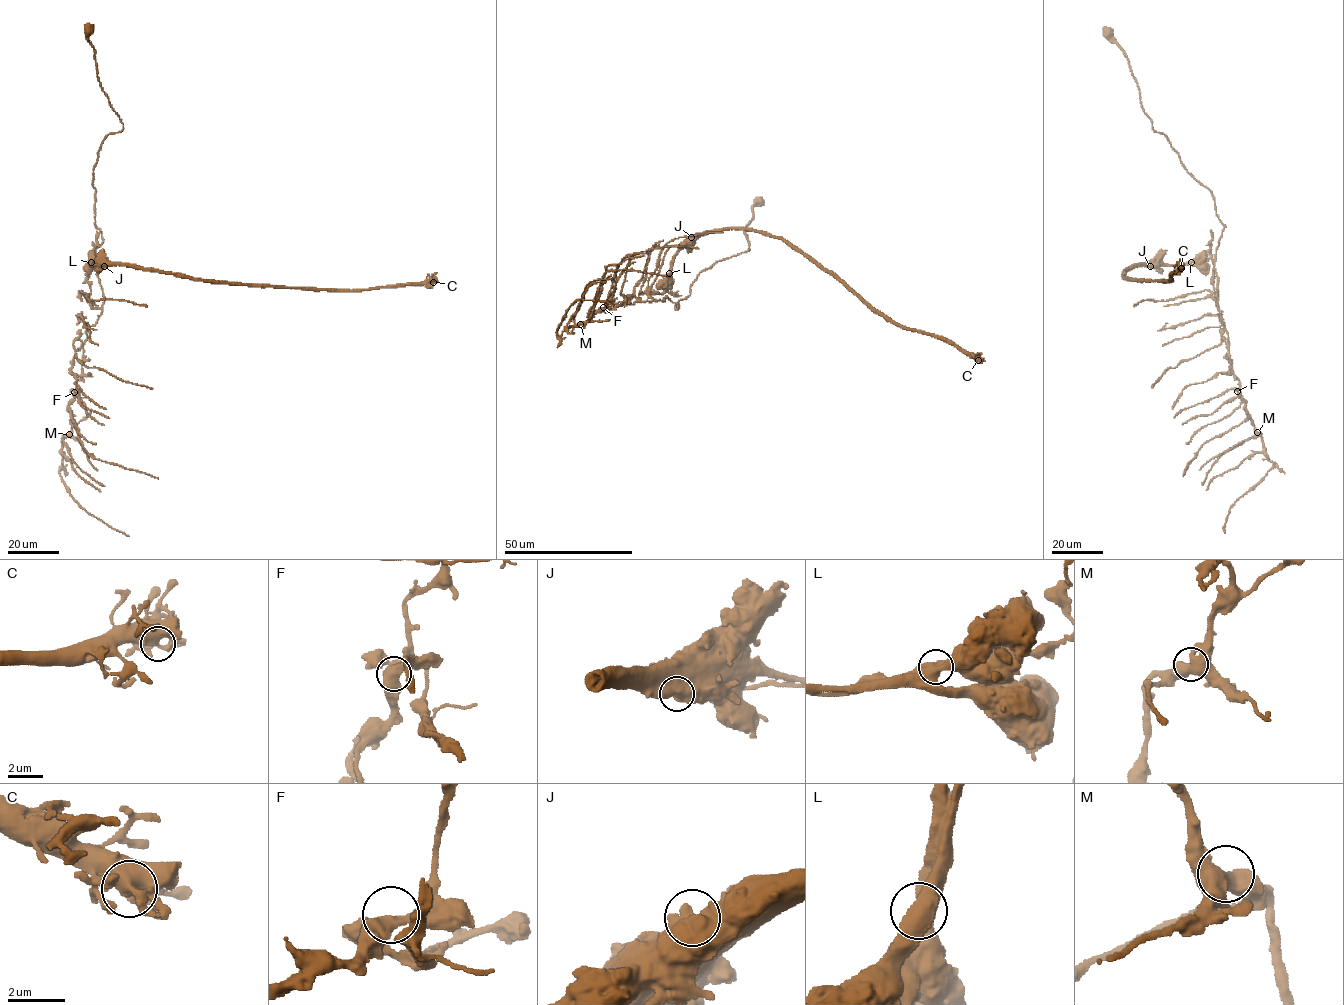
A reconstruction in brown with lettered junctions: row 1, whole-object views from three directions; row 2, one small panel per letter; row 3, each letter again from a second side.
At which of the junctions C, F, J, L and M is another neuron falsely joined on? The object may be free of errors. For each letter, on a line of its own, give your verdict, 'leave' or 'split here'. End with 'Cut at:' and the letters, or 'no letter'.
C: leave
F: leave
J: leave
L: split here
M: leave
Cut at: L

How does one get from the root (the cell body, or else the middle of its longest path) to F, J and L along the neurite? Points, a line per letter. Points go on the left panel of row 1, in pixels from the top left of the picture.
F: (88, 30), (100, 85), (123, 129), (104, 139), (93, 170), (104, 303), (86, 332), (74, 392)
J: (88, 30), (123, 127), (93, 170), (96, 308), (88, 260), (104, 266)
L: (88, 30), (100, 85), (123, 127), (104, 139), (93, 170), (100, 308), (88, 301), (91, 262)

